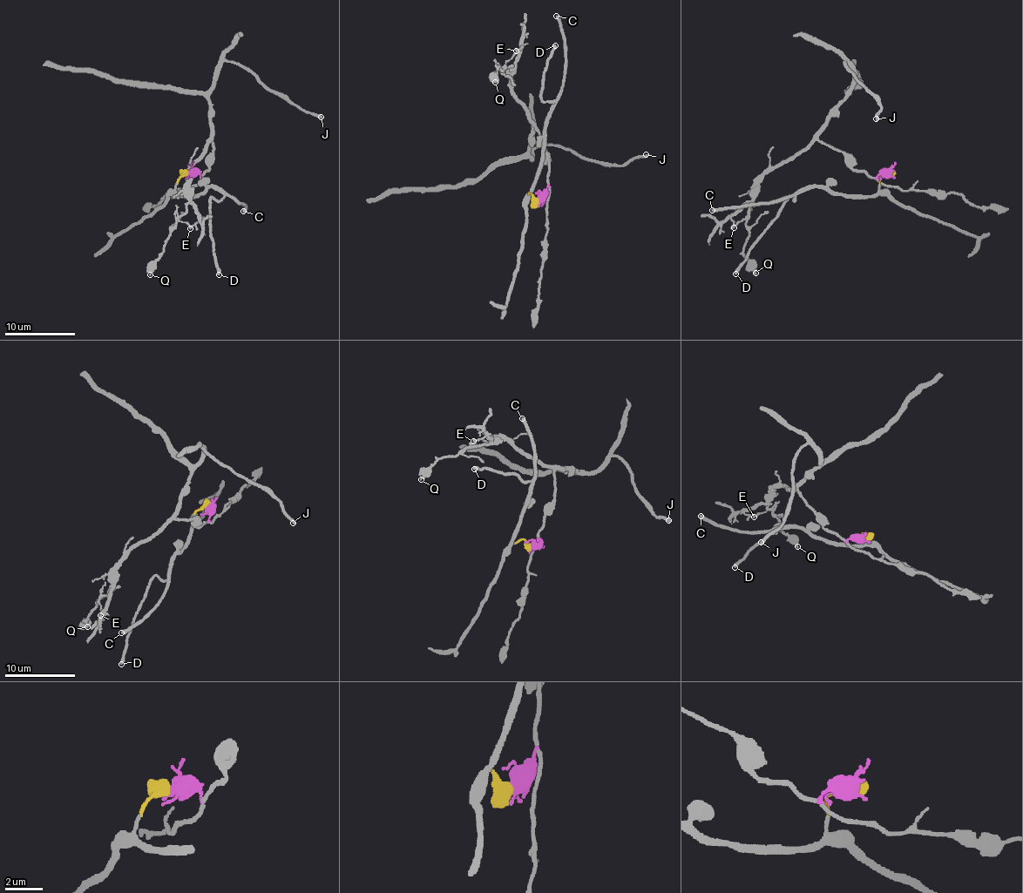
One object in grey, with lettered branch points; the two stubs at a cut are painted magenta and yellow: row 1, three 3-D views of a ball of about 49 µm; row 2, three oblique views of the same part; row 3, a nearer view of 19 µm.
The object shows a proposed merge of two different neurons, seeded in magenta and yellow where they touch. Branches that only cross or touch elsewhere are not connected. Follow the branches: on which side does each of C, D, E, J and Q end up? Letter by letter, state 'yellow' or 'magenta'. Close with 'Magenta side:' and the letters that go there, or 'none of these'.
C: yellow
D: yellow
E: magenta
J: magenta
Q: magenta
Magenta side: E, J, Q

